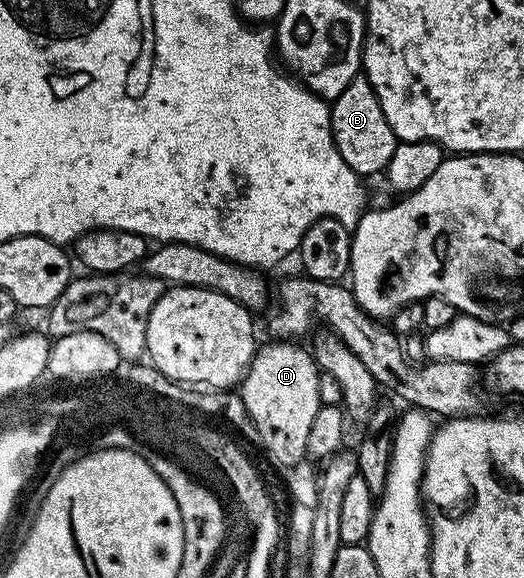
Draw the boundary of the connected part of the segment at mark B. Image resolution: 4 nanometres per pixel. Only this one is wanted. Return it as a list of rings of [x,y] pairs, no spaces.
[[[366,76],[354,78],[349,88],[333,99],[330,107],[331,135],[335,138],[337,152],[341,152],[345,164],[349,164],[349,168],[353,168],[353,172],[360,176],[382,175],[393,156],[397,139],[393,128],[389,128],[389,120],[385,120],[385,112],[381,112],[377,92],[373,92]]]

